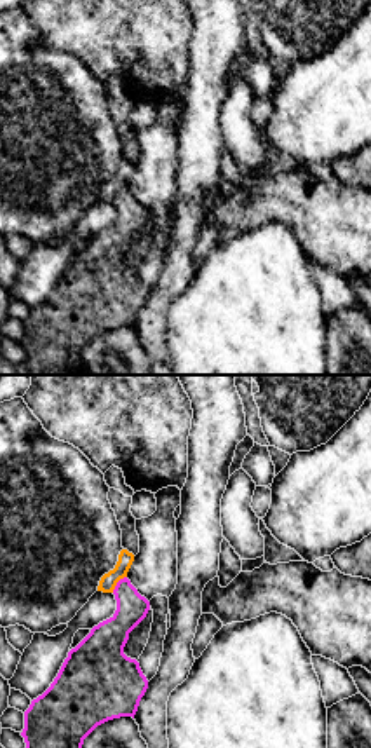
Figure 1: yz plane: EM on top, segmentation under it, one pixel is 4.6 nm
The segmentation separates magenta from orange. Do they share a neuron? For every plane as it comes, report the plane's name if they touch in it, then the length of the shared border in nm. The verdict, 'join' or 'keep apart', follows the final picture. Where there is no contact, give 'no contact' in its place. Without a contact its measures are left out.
contact in yz; length 100 nm

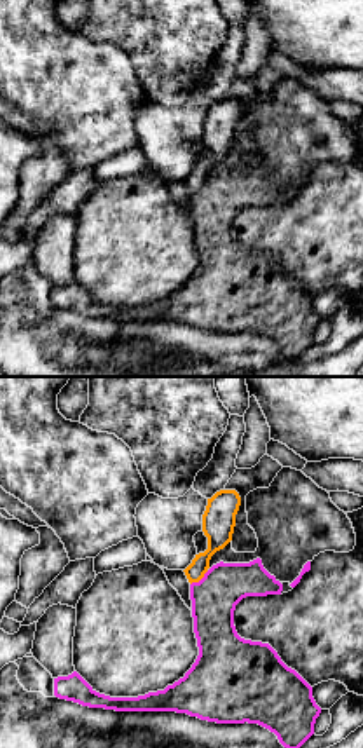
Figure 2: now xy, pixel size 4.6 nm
contact in xy; length 110 nm

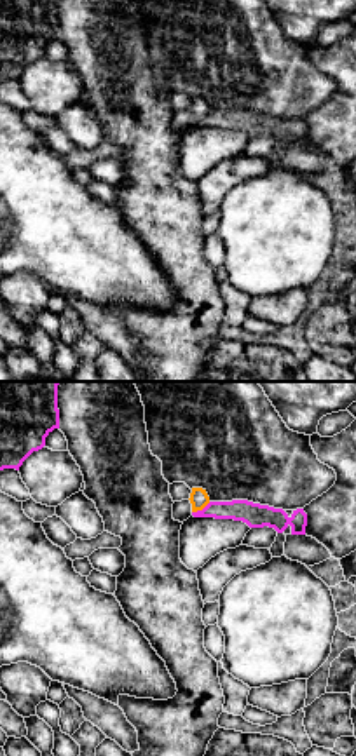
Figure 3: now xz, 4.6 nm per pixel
contact in xz; length 100 nm

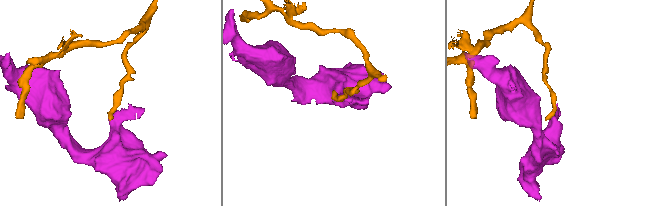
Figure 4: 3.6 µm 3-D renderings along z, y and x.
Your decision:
keep apart

